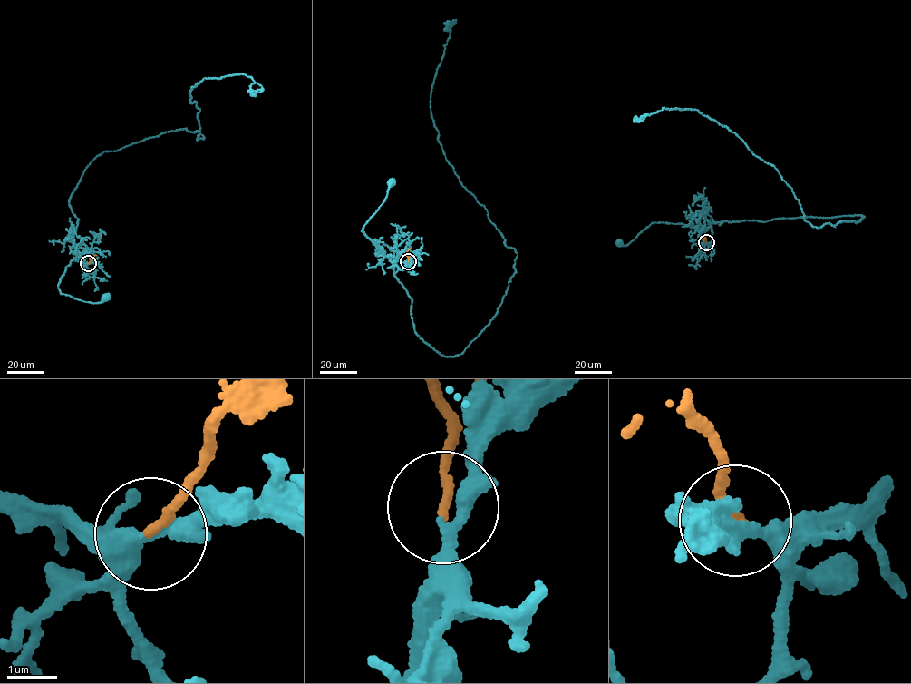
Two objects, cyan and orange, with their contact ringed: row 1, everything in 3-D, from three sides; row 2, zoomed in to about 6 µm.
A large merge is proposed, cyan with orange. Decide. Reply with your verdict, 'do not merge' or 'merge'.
merge

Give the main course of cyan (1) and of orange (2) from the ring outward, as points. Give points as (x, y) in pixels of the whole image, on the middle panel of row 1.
1: (407, 261), (406, 267), (400, 269), (396, 264), (397, 259), (388, 257), (362, 230), (384, 200), (391, 182)
2: (408, 261), (407, 252), (410, 248)

